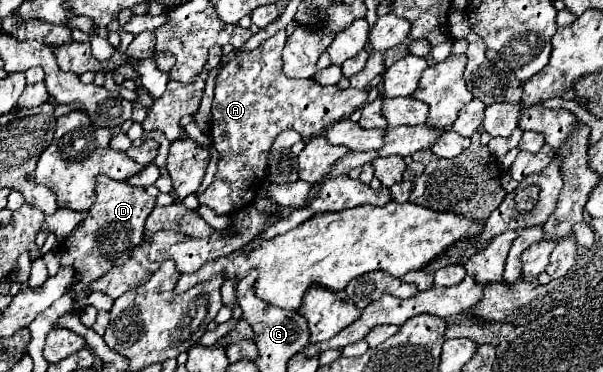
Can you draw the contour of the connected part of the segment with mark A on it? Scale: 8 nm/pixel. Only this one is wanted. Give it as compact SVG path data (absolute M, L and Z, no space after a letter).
M281 30L255 50L241 52L223 66L215 80L211 138L217 142L220 155L215 179L201 194L199 202L213 208L217 214L233 214L255 200L257 188L265 182L269 148L279 132L295 130L303 140L309 140L321 134L329 124L335 124L343 116L347 118L367 100L367 90L339 90L337 86L321 86L315 78L287 78L281 70L285 40L287 34Z

